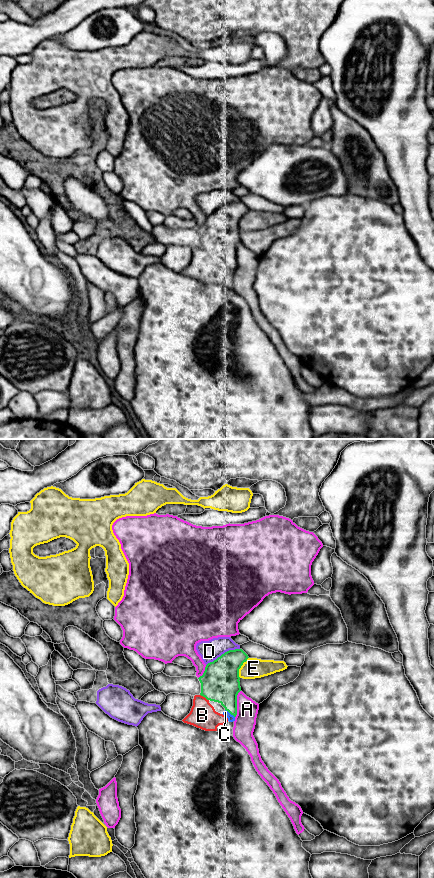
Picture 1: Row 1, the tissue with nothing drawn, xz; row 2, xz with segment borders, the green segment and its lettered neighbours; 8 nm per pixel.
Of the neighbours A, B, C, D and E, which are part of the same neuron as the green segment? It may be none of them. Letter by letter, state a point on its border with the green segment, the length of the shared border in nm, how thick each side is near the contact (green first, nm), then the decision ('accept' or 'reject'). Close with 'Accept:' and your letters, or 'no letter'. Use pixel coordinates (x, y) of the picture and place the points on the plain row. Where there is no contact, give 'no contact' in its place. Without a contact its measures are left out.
A: meets green in xz at (236, 256); contact 220 nm long; 300 nm thick on the green side, 170 nm on the other; reject
B: meets green in xz at (204, 248); contact 90 nm long; 300 nm thick on the green side, 200 nm on the other; reject
C: meets green in xz at (230, 265); contact 100 nm long; 300 nm thick on the green side, 60 nm on the other; accept
D: meets green in xz at (222, 206); contact 300 nm long; 300 nm thick on the green side, 160 nm on the other; reject
E: meets green in xz at (240, 219); contact 180 nm long; 300 nm thick on the green side, 160 nm on the other; reject
Accept: C

